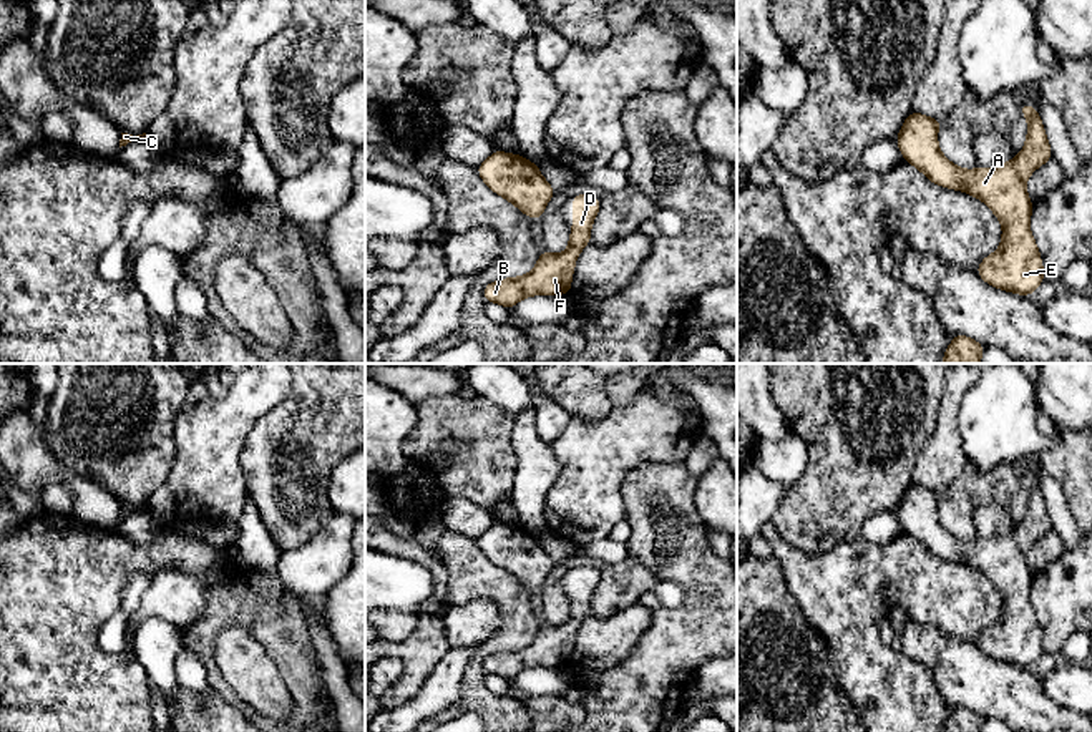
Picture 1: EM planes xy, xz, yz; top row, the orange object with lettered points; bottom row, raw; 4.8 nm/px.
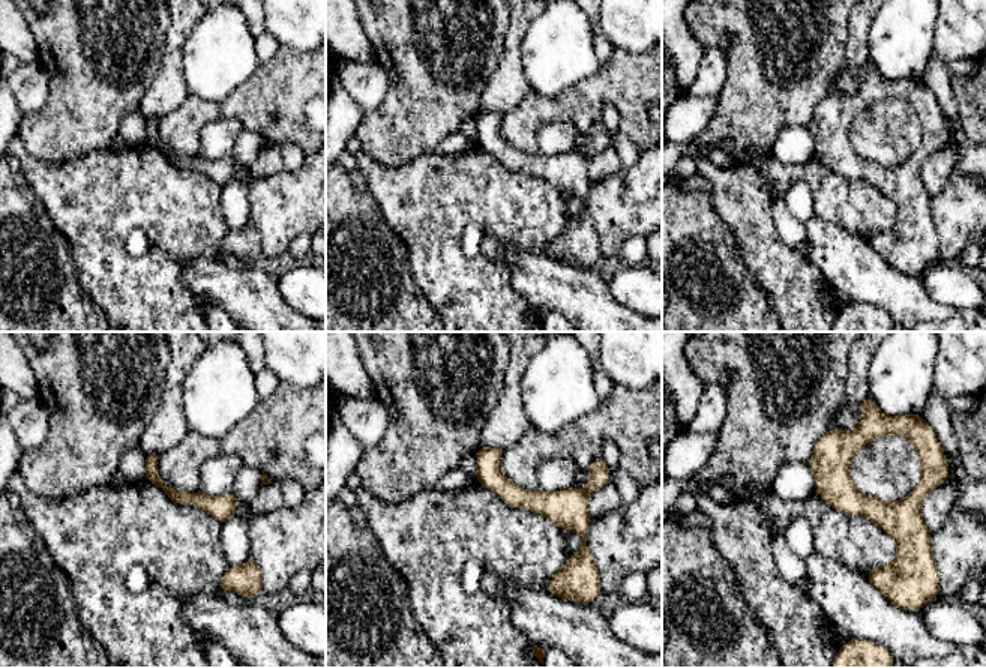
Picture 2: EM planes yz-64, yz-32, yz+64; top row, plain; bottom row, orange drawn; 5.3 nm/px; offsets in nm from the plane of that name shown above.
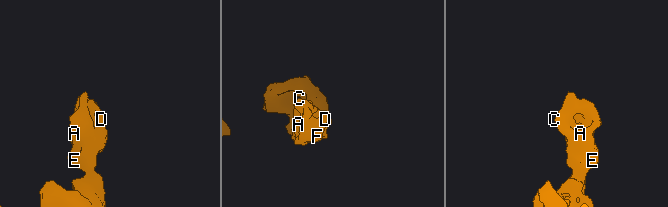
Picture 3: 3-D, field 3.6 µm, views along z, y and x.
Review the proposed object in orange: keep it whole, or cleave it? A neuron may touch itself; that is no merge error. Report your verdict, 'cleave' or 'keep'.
keep

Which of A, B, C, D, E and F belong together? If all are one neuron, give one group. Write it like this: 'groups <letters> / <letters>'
groups A B C D E F

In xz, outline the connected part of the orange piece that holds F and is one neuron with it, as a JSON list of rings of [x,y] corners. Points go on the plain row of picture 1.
[[[594,566],[573,568],[573,601],[568,621],[561,626],[541,622],[541,627],[526,647],[490,654],[483,661],[485,674],[506,681],[531,667],[563,667],[571,664],[574,636],[579,624],[591,614],[591,598],[601,581]]]

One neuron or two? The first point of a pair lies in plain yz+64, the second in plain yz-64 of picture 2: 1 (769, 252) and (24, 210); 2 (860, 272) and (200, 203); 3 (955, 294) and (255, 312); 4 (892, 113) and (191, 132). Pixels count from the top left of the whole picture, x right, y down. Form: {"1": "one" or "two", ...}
{"1": "two", "2": "two", "3": "two", "4": "one"}

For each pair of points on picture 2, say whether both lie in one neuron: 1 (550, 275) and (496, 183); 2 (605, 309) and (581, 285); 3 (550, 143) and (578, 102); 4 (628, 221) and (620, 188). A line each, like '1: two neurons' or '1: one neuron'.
1: two neurons
2: one neuron
3: two neurons
4: one neuron

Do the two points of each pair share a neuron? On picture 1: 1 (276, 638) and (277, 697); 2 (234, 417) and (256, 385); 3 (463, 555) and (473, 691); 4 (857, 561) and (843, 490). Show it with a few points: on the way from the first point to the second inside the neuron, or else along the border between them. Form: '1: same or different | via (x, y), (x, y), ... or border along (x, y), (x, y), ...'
1: different | border along (251, 636), (277, 668), (291, 702)
2: same | via (239, 409), (251, 394)
3: same | via (495, 588), (508, 601), (508, 628), (478, 658)
4: different | border along (860, 535), (815, 553)

